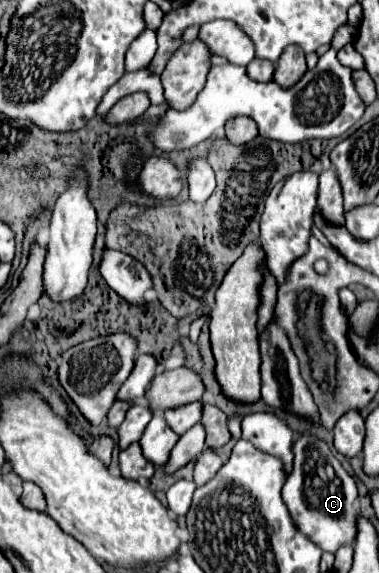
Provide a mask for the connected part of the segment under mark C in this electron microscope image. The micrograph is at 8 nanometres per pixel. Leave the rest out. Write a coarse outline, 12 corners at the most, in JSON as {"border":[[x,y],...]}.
{"border":[[294,438],[282,496],[326,552],[352,544],[358,492],[324,440]]}

